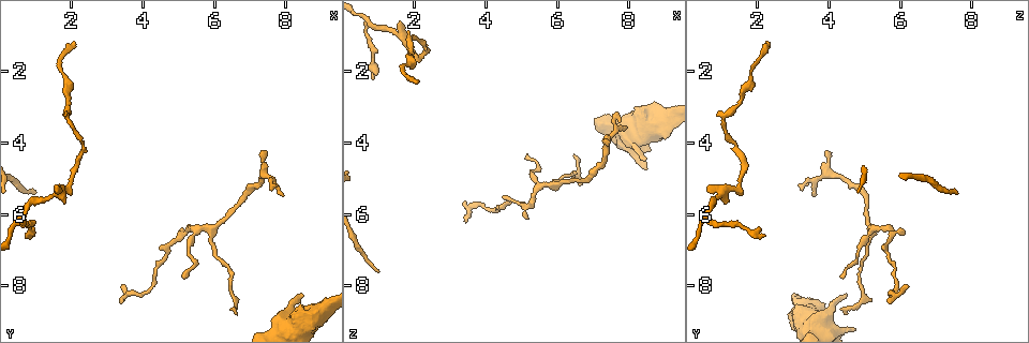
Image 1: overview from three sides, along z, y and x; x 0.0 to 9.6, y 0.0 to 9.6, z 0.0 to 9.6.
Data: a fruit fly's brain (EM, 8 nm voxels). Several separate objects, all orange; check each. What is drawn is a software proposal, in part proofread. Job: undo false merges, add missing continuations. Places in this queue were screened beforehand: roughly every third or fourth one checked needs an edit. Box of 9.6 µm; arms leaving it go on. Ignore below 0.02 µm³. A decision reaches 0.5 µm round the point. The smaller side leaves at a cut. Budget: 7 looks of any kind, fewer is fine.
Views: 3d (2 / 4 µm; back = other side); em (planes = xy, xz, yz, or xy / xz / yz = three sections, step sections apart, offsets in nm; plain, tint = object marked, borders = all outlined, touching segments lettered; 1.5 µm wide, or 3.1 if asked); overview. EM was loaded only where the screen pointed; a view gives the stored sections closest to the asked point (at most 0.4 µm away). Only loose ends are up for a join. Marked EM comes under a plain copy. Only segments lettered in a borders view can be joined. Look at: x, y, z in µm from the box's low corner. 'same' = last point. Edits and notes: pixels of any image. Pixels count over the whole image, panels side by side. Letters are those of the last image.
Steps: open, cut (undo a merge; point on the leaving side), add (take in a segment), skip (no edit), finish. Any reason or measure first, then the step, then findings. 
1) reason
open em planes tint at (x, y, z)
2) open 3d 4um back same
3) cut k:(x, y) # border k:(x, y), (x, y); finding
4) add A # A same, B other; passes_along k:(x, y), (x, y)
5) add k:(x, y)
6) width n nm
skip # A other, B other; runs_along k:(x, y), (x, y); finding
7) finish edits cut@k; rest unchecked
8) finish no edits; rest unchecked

an open end
open em yz step 4 borders at (8.50, 8.30, 4.50)

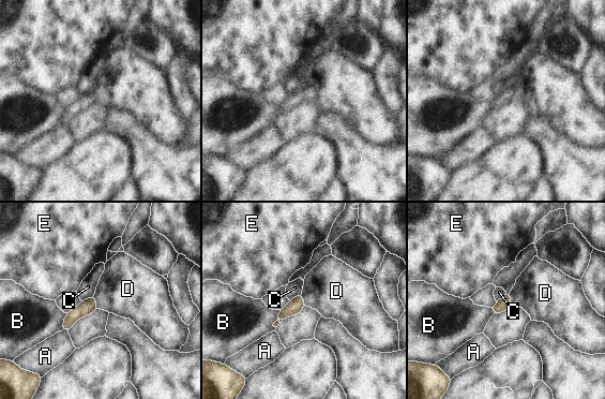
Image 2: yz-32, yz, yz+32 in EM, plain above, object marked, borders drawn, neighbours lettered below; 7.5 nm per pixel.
open em planes borders same

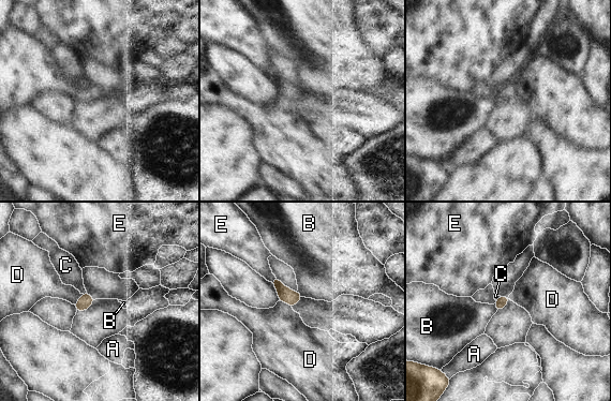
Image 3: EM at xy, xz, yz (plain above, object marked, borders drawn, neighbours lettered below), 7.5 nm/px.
longest_contact D 110 nm
skip # A other, B other, C other, D other, E other; border 3:(279, 300), (285, 301), (291, 307); none of them fits

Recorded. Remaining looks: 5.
thin end
open 3d 4um at (7.40, 4.20, 3.95)

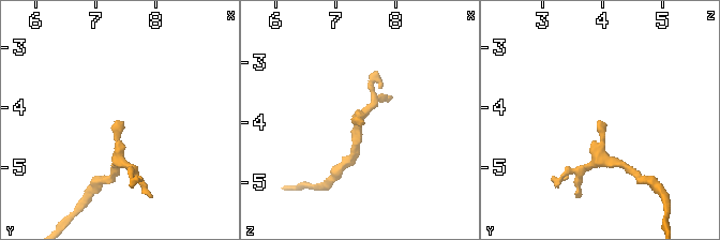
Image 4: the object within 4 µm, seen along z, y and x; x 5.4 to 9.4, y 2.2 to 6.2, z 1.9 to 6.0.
need the tissue
open em planes borders at (7.35, 4.15, 3.95)

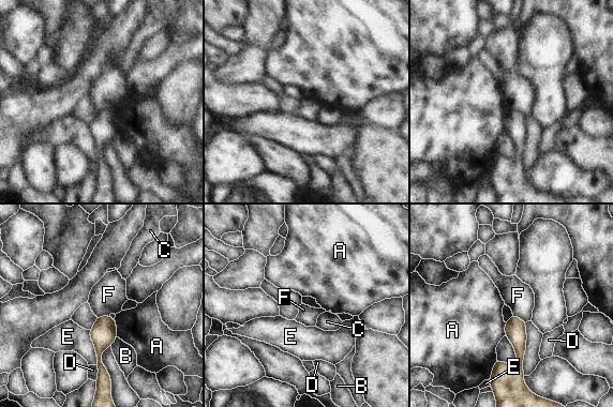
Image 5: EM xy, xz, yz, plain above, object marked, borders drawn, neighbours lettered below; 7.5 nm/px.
width 150 nm
skip # A other, B other, C other, D other, E other, F other; border 5:(109, 315), (96, 317); no lettered segment goes on from it

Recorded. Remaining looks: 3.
end of a long branch
open em yz step 8 tint at (2.10, 1.25, 2.25)

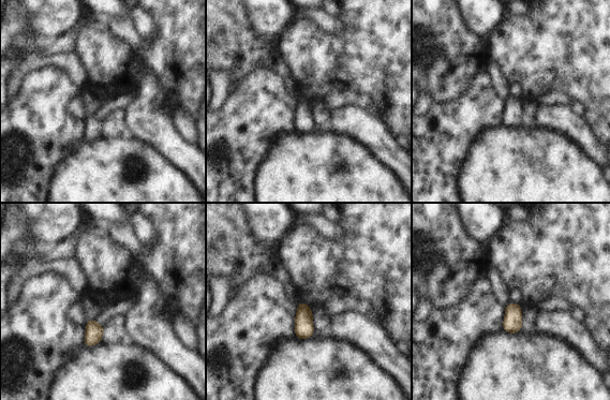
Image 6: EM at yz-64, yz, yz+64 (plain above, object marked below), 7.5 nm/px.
cut it another way
open em planes borders same

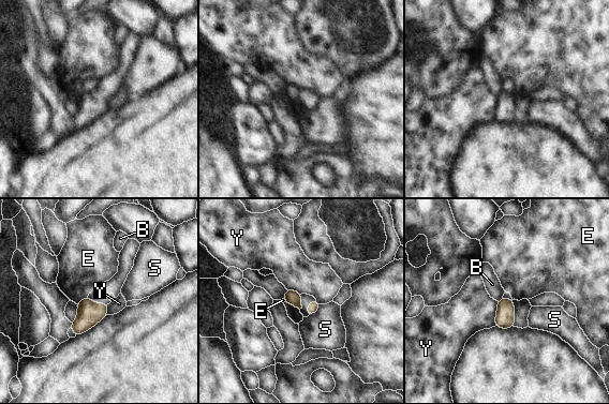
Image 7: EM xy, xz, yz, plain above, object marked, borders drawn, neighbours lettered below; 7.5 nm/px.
skip # B other, E other, S other, Y other; border 7:(498, 301), (494, 325); none of them fits

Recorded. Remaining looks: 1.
finish no edits; rest unchecked

